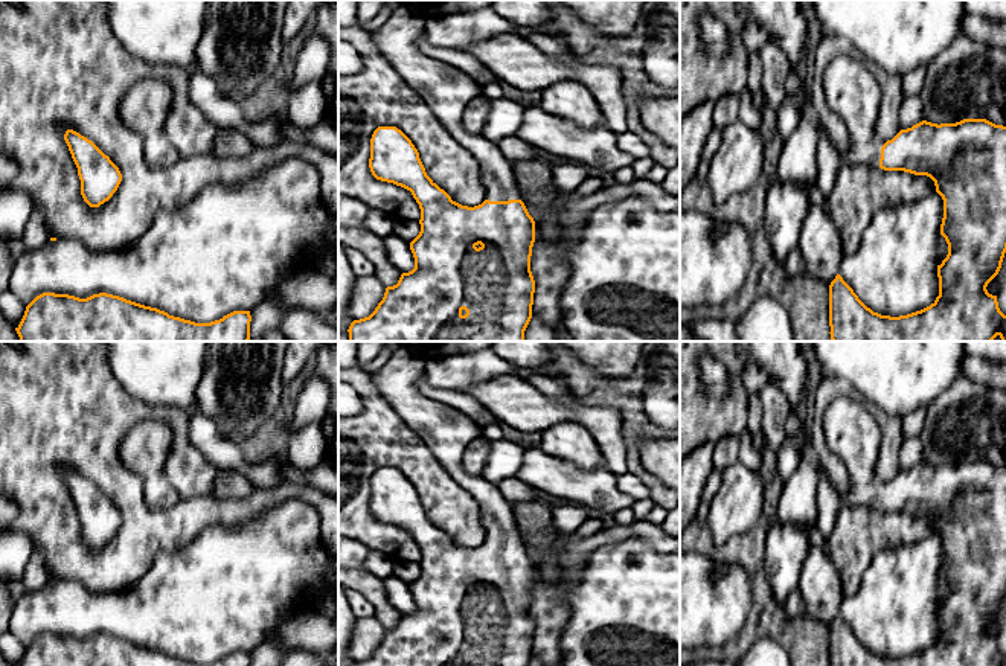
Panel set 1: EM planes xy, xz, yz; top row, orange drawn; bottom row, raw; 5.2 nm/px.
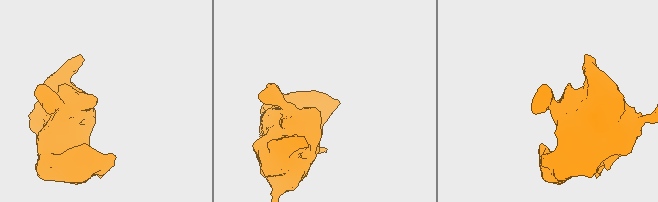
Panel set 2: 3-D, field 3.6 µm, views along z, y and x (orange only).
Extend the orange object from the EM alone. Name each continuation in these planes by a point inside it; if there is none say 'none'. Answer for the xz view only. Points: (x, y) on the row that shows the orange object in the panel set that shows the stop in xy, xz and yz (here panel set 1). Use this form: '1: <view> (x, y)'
1: xz (447, 90)

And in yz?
1: yz (851, 90)

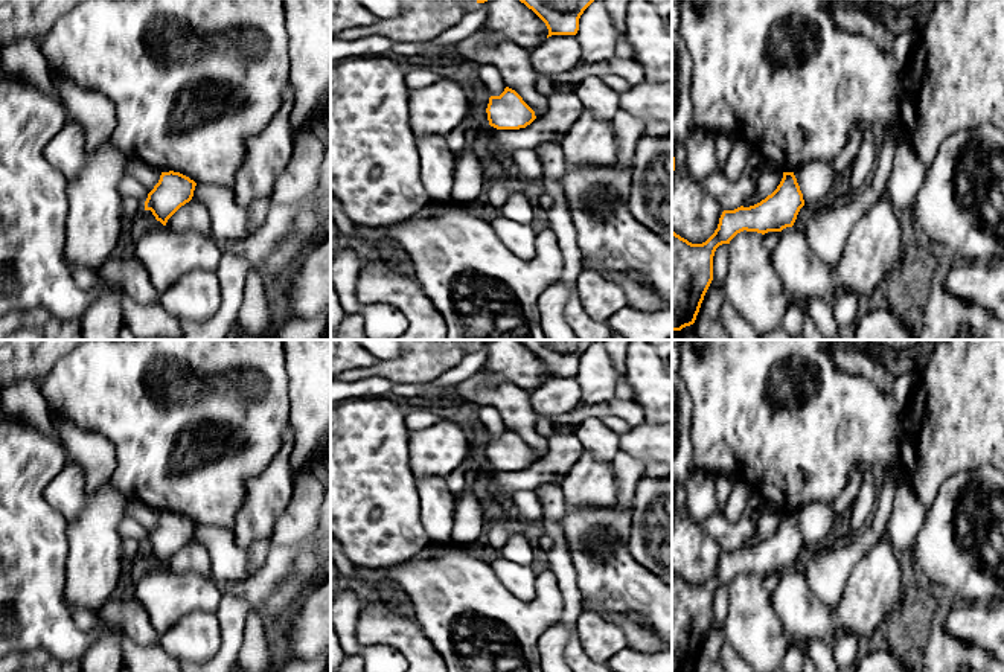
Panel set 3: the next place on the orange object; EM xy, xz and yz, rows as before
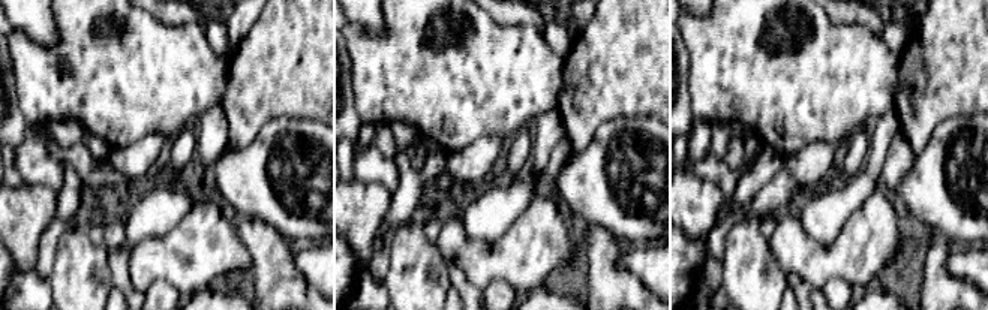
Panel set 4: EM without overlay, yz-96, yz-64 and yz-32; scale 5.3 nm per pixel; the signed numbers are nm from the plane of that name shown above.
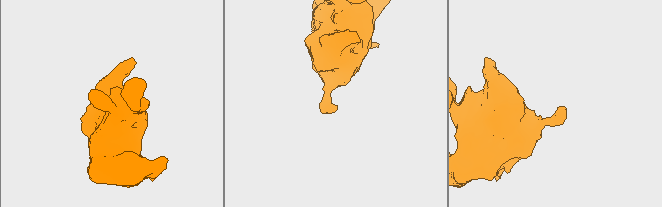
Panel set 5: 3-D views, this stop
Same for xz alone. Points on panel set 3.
none

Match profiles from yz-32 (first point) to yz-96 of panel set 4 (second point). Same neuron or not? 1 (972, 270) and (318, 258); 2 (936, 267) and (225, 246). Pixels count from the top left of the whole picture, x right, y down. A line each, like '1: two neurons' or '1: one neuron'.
1: one neuron
2: two neurons

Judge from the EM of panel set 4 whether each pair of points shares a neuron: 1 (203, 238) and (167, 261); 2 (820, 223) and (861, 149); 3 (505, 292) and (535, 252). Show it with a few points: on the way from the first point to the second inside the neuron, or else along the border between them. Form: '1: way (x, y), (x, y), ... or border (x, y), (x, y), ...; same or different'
1: way (194, 247), (188, 253), (176, 256); same
2: border (867, 152), (864, 166), (856, 174), (841, 180); different
3: border (517, 291), (505, 280), (494, 279), (482, 294); different

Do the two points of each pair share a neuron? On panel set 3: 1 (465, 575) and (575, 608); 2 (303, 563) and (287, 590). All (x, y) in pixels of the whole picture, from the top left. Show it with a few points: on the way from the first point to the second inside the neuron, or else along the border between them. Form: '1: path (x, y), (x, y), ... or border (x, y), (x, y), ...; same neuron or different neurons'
1: border (550, 570), (562, 599), (562, 613), (558, 622); different neurons
2: path (303, 569), (303, 573), (293, 584); same neuron

